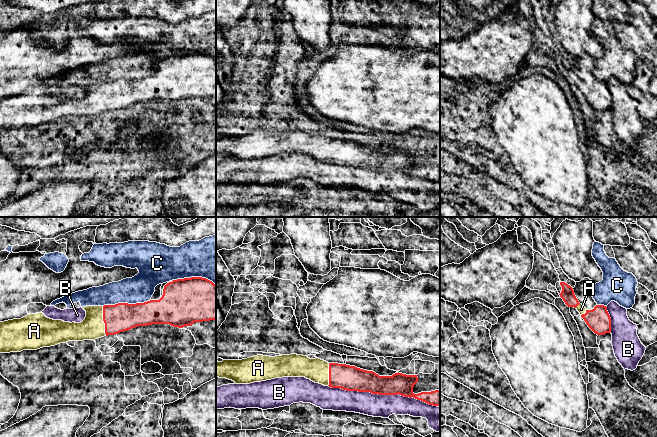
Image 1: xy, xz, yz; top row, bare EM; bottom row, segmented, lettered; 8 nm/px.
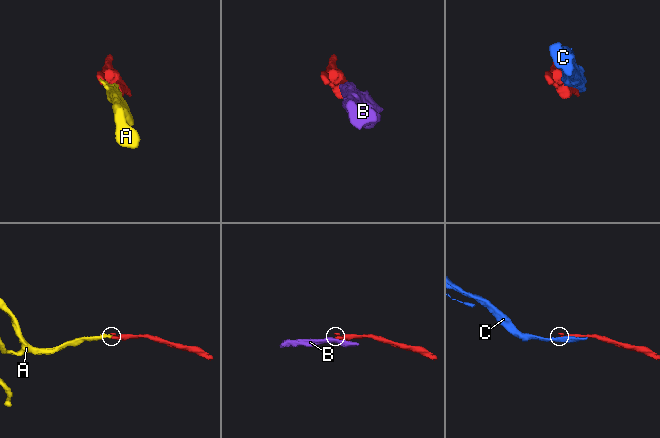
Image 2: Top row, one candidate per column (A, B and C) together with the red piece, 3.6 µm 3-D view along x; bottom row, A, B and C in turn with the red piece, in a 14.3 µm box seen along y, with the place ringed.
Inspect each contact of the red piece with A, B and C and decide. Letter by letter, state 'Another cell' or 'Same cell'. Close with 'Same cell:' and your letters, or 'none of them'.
A: Same cell
B: Another cell
C: Another cell
Same cell: A

